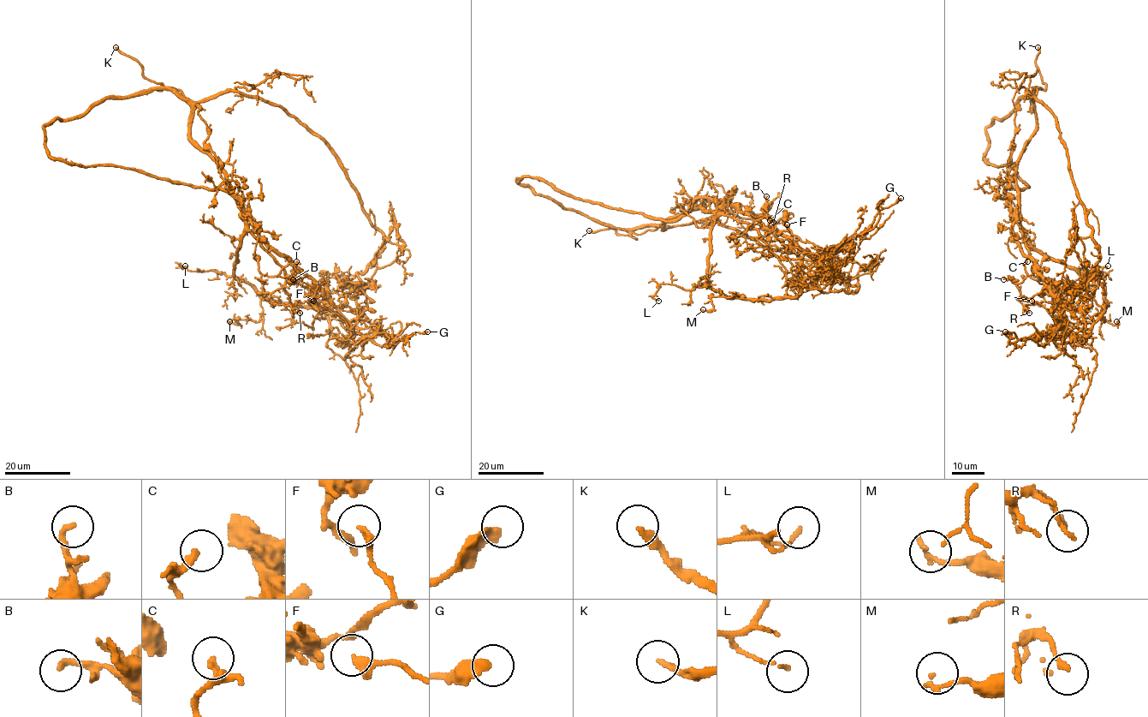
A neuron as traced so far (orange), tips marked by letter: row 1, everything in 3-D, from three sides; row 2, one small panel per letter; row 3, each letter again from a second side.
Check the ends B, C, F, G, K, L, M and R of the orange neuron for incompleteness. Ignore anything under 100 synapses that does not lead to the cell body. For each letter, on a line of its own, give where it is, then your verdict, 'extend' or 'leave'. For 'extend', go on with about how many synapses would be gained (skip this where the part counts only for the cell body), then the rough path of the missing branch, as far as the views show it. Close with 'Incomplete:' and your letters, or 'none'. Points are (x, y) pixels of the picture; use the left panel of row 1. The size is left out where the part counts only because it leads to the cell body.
B: (293, 279) | leave
C: (296, 261) | leave
F: (313, 301) | leave
G: (427, 331) | leave
K: (115, 47) | extend
L: (185, 265) | leave
M: (229, 321) | leave
R: (300, 313) | leave
Incomplete: K

